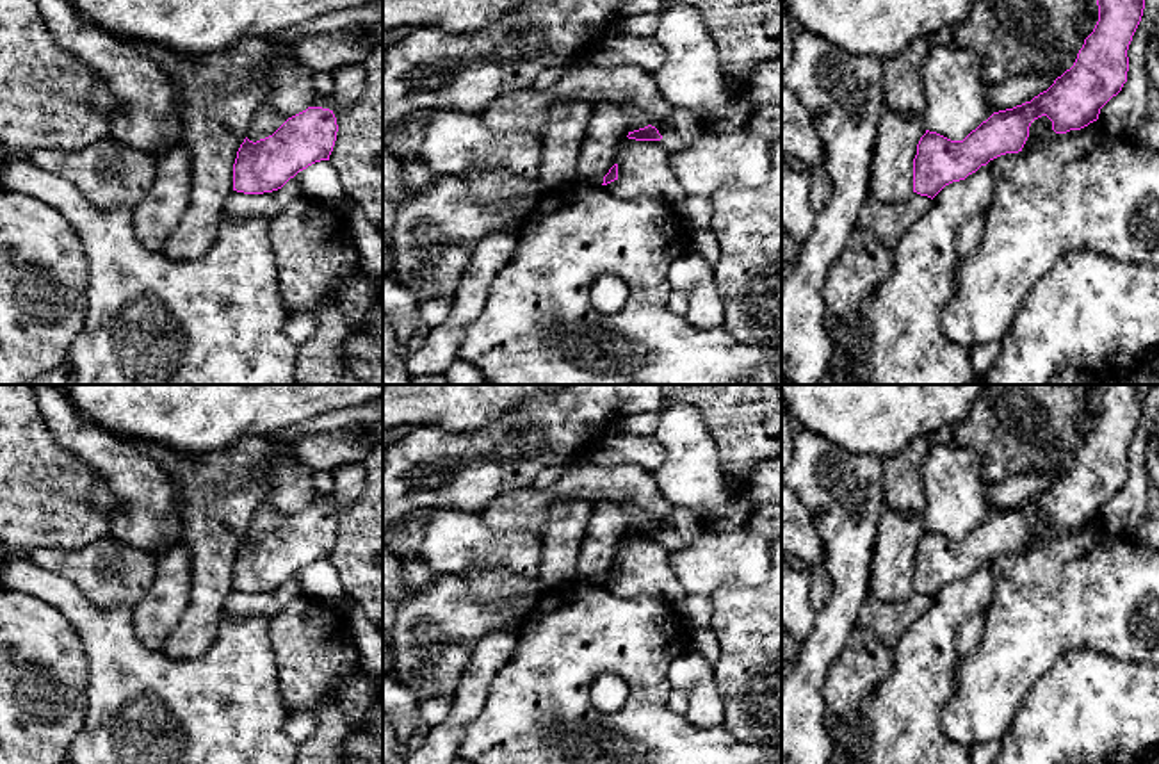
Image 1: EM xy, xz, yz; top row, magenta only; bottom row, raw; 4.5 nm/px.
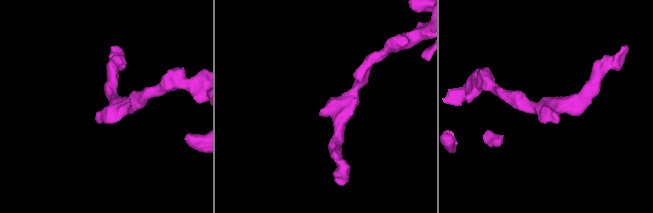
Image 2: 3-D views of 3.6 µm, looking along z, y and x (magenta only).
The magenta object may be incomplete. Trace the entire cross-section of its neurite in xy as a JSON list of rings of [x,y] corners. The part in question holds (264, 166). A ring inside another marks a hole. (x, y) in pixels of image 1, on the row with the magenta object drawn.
[[[308,107],[265,139],[253,142],[246,137],[233,164],[233,191],[263,194],[281,189],[308,166],[329,160],[336,132],[333,110]]]

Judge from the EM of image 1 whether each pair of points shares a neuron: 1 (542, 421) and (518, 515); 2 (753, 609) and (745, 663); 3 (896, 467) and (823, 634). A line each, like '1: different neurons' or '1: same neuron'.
1: different neurons
2: same neuron
3: different neurons

